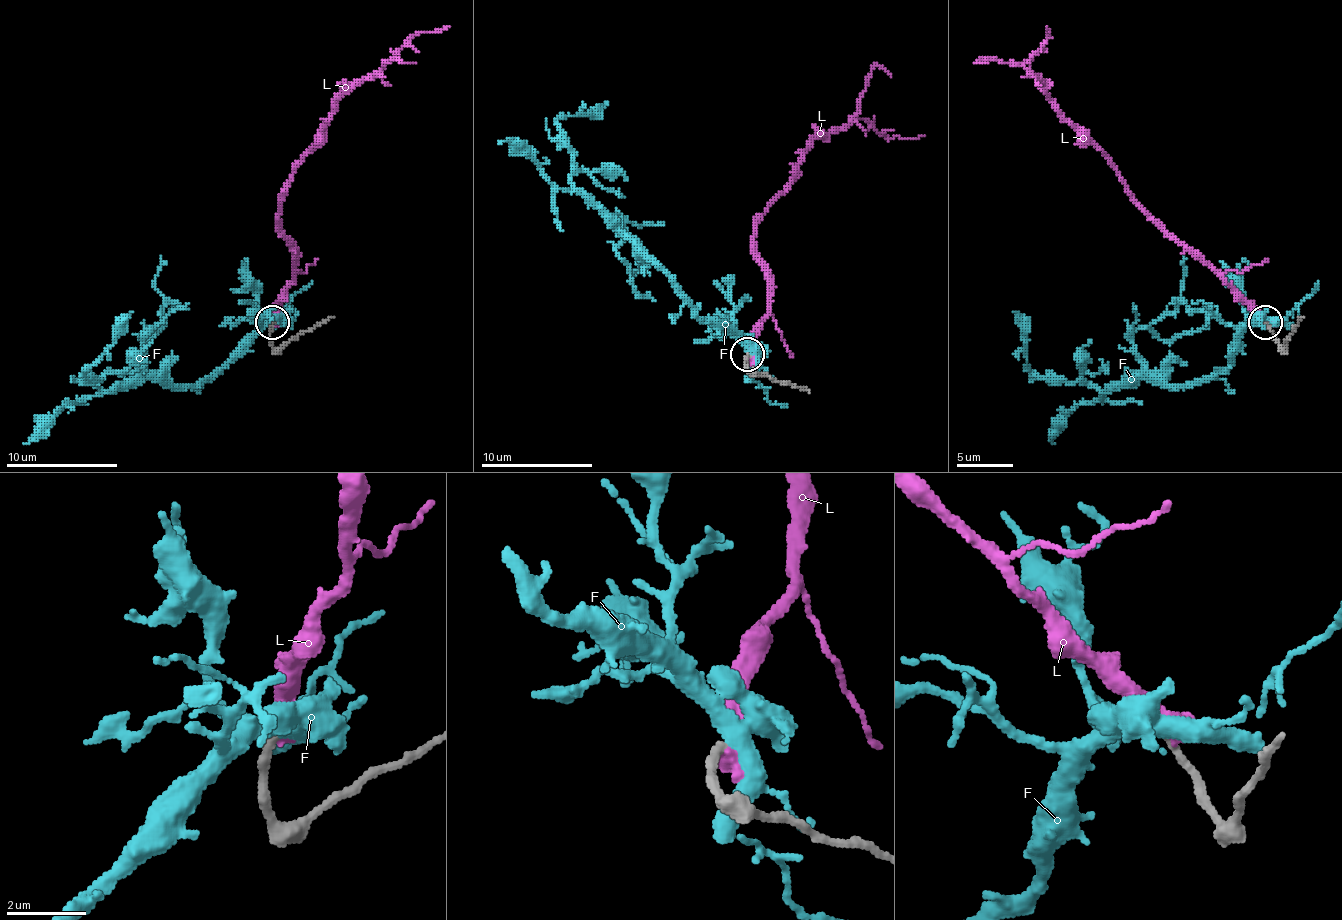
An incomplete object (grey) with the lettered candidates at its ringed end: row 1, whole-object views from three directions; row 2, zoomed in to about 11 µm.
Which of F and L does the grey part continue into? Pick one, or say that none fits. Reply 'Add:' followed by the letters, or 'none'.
Add: none

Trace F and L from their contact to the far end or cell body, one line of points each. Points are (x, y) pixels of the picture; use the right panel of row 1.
F: (1265, 323), (1245, 328), (1234, 359), (1211, 376), (1189, 384), (1127, 379), (1102, 390), (1032, 370), (1012, 312)
L: (1267, 326), (1153, 216), (1130, 191), (1116, 166), (1046, 93), (1029, 68), (1029, 59), (1049, 34), (1046, 26)

